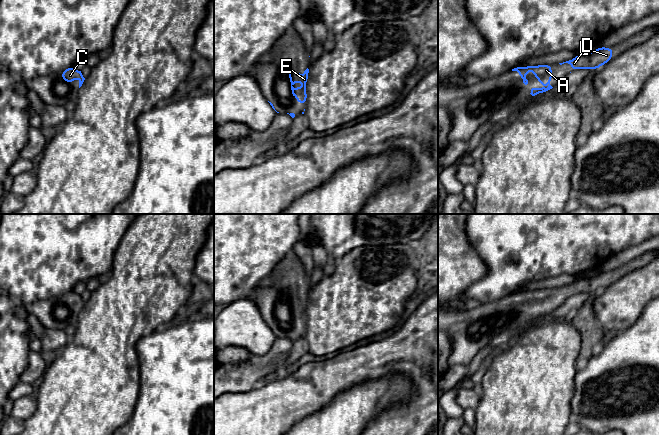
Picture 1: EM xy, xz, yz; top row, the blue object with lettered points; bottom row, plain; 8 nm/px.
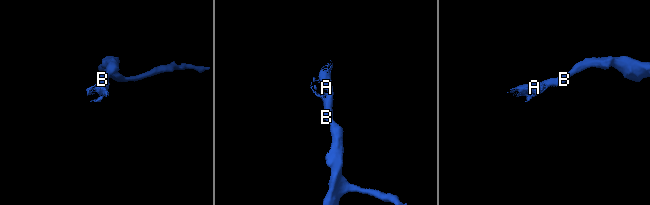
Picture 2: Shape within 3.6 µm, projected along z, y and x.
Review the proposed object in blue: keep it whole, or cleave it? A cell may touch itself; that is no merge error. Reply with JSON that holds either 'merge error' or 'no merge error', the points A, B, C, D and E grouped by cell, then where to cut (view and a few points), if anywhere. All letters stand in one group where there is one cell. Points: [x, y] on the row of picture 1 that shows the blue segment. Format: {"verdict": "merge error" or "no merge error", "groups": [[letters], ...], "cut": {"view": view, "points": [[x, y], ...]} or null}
{"verdict": "no merge error", "groups": [["A", "B", "C", "D", "E"]], "cut": null}

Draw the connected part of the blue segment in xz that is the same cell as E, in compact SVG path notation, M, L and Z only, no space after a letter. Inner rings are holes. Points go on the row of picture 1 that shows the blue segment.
M288 68L286 71L288 73L288 76L291 82L292 94L297 98L296 102L298 104L304 104L306 106L306 103L307 103L306 82L308 79L309 69L307 68L302 75L299 75L293 68ZM299 79L302 81L302 88L295 89L293 85Z

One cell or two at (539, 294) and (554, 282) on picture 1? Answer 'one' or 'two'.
two

